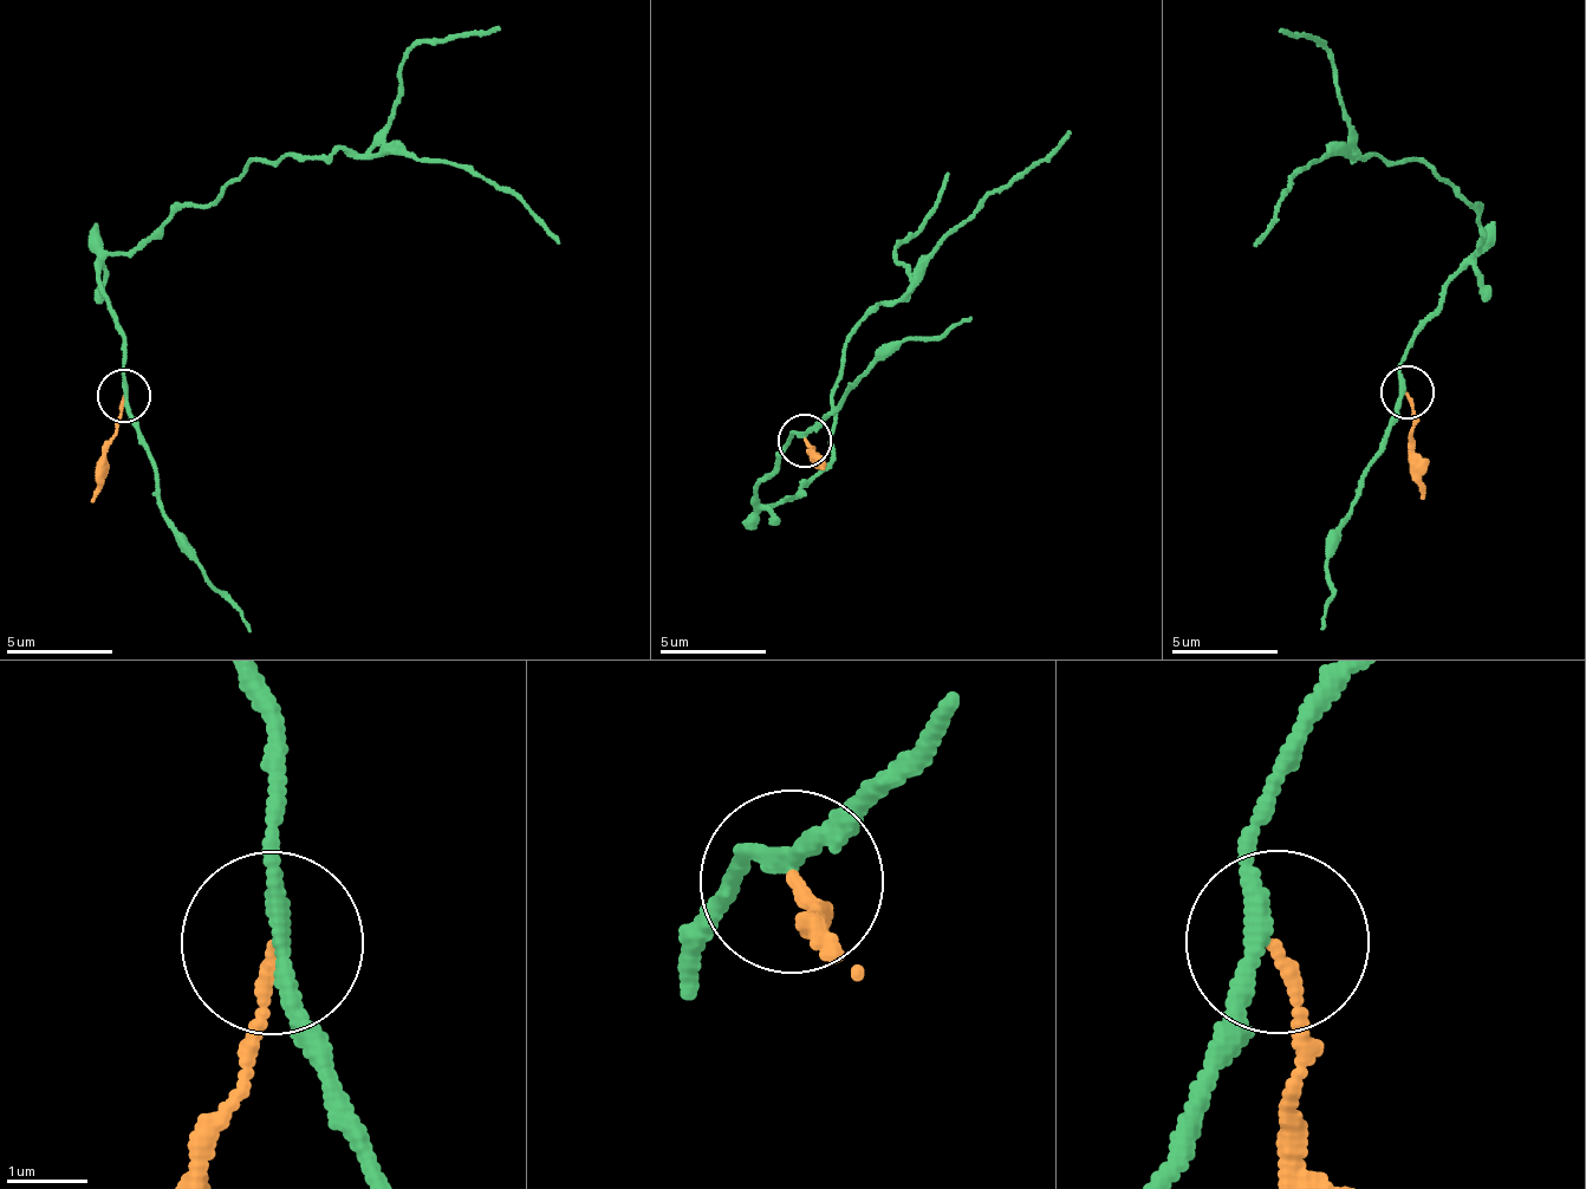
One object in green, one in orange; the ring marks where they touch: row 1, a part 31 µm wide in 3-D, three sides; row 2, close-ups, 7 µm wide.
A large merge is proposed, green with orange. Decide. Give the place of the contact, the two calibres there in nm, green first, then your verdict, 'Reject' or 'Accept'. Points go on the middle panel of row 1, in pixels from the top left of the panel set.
Place: (805, 440). Thickness 200 nm (green) against 140 nm. Reject

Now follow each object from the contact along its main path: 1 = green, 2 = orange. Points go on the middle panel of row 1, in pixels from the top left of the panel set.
1: (803, 439), (788, 433), (754, 491), (764, 506), (806, 488), (833, 444), (843, 343), (1067, 129)
2: (803, 439), (823, 468)

